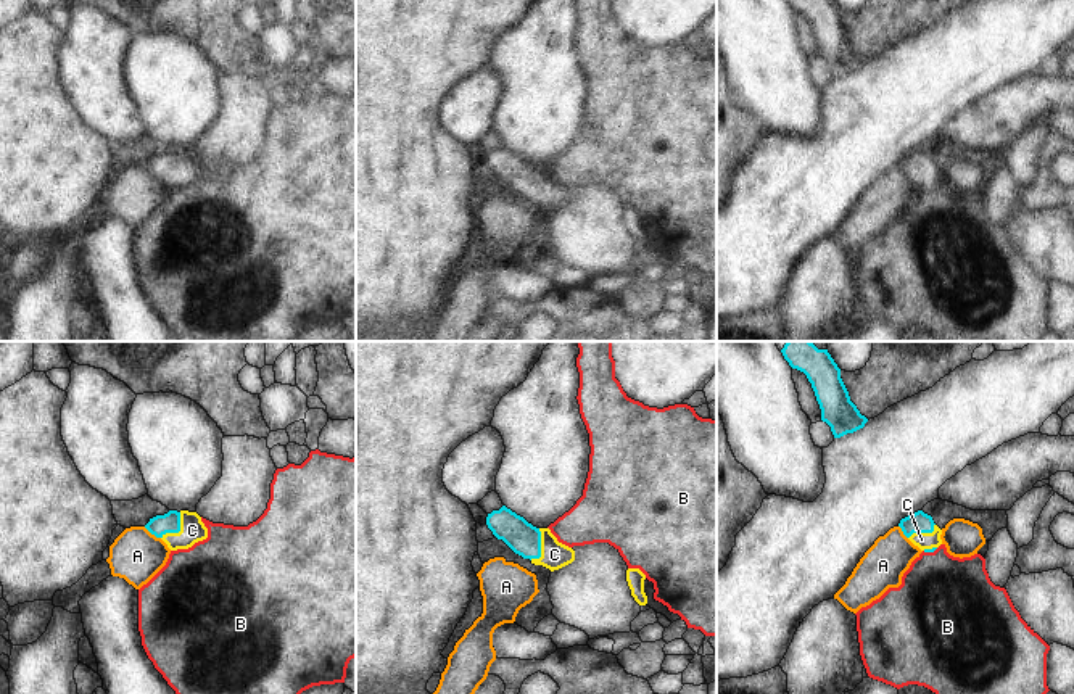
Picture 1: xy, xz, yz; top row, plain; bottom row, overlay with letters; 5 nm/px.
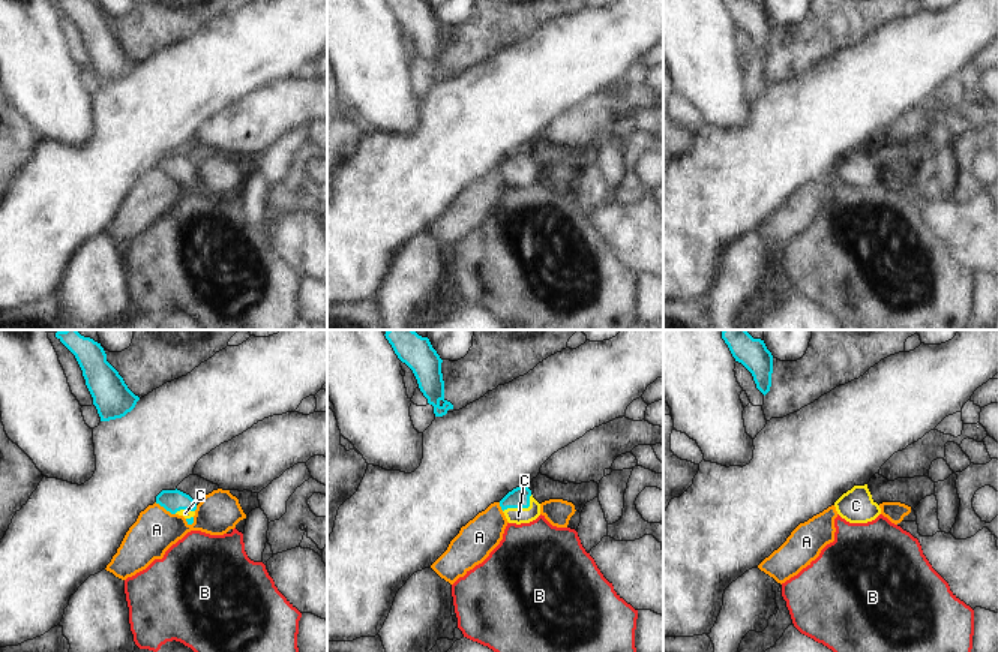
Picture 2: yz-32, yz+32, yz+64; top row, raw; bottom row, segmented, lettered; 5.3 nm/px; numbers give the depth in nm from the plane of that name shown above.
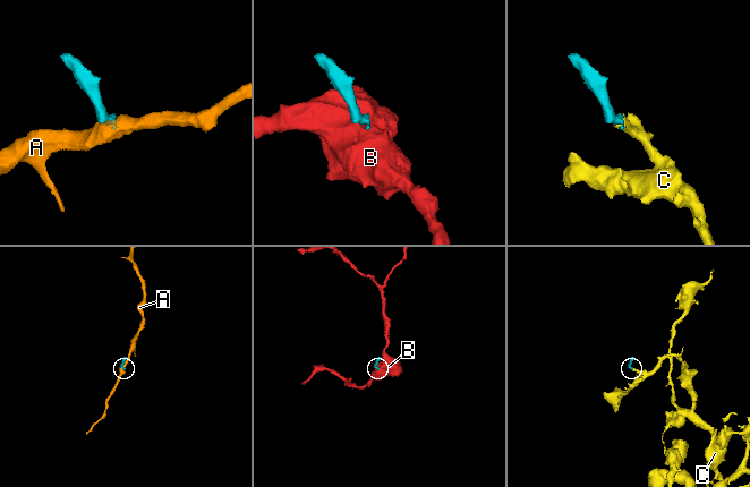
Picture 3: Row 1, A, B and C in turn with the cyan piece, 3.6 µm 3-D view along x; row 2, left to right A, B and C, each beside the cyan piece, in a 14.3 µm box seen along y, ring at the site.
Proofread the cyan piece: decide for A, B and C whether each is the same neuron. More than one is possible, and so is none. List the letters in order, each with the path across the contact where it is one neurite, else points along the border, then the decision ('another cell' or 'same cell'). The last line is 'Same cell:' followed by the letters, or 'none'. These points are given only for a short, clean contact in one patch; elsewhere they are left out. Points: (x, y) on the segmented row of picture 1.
A: along xy (144, 527), (160, 538) | another cell
B: along yz (937, 548), (923, 551) | another cell
C: across xy (169, 522), (179, 530), (192, 530) | same cell
Same cell: C

